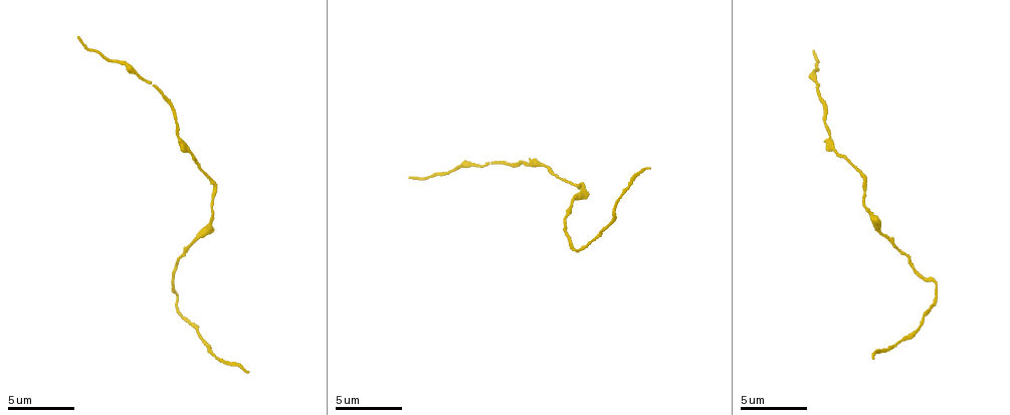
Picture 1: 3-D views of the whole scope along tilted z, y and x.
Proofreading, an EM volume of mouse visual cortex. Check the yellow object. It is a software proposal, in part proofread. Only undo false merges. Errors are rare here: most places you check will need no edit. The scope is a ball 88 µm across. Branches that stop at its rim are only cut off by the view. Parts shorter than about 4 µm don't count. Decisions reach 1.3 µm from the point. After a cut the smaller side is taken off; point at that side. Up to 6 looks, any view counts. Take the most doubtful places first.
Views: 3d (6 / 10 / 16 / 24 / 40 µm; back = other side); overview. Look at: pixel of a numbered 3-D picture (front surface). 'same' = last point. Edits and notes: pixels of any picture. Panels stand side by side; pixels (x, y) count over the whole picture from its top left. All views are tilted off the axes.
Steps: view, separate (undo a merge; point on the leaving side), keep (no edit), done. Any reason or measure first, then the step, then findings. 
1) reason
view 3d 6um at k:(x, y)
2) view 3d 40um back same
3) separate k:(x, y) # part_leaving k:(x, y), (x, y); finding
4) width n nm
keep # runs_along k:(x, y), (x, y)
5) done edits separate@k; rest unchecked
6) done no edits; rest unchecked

view 3d 10um at 1:(868, 208)

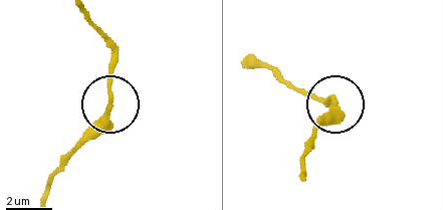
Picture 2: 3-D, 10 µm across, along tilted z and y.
side_arm 20 um
keep # continuous, no second neuron

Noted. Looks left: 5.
thin neck
view 3d 10um at 1:(578, 250)

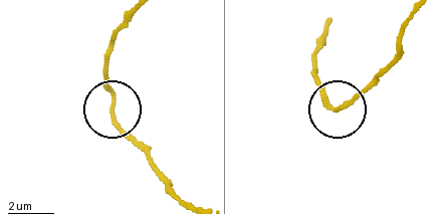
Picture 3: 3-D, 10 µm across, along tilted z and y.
keep # runs_along 3:(327, 30), (314, 60), (321, 90), (339, 111), (378, 76); continuous, no second neuron

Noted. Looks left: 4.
calibre changes
view 3d 10um at 1:(551, 169)

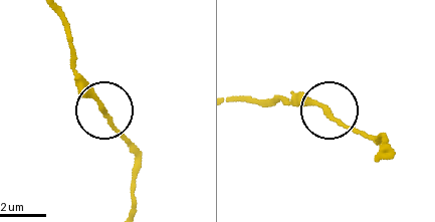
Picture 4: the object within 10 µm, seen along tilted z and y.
width 190 nm
keep # continuous, no second neuron

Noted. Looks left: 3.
done no edits; rest unchecked

